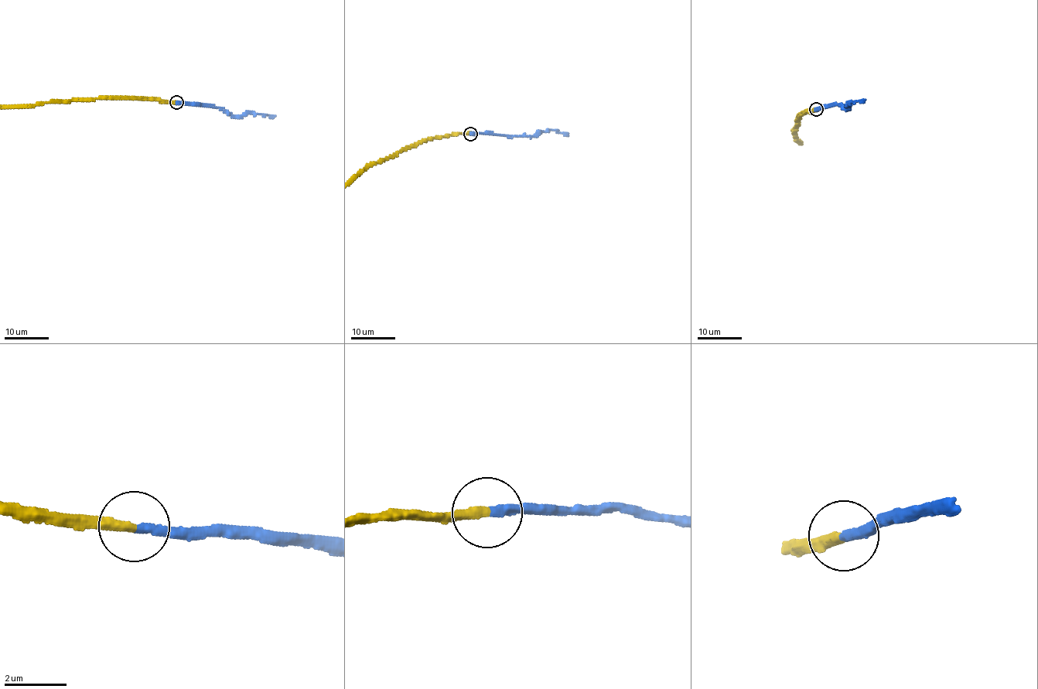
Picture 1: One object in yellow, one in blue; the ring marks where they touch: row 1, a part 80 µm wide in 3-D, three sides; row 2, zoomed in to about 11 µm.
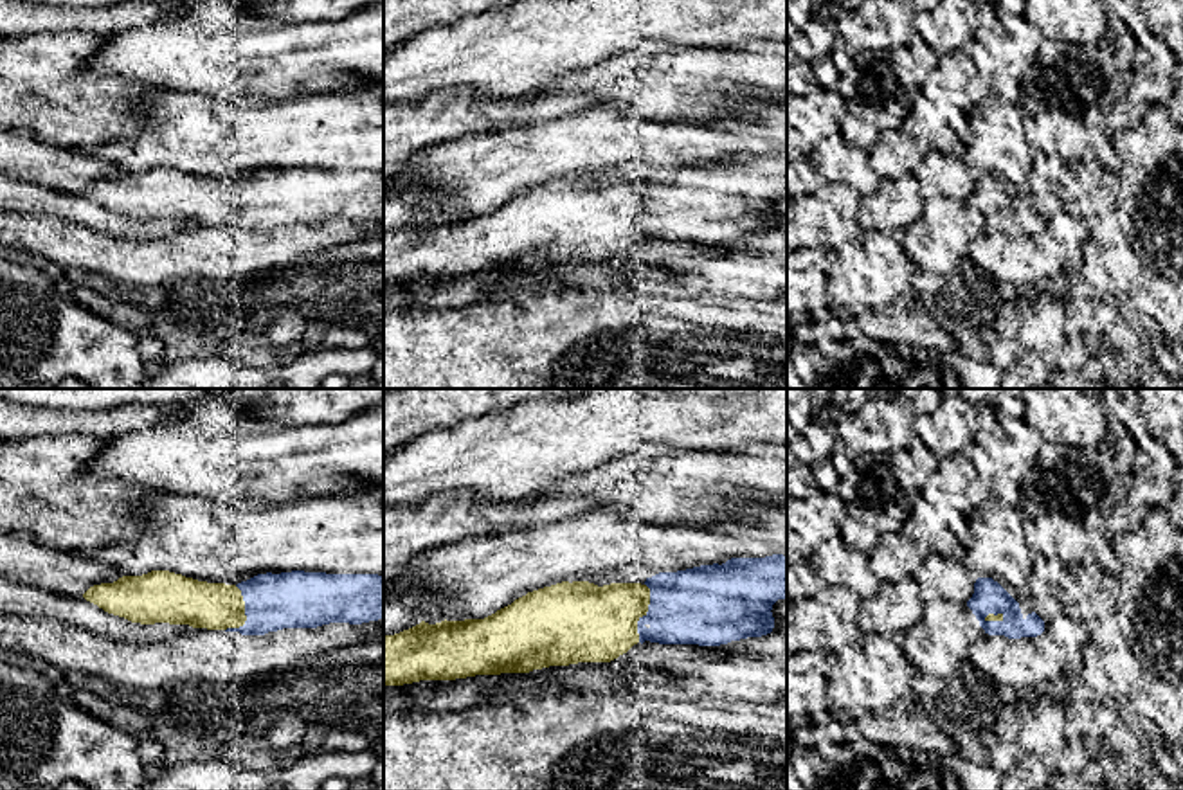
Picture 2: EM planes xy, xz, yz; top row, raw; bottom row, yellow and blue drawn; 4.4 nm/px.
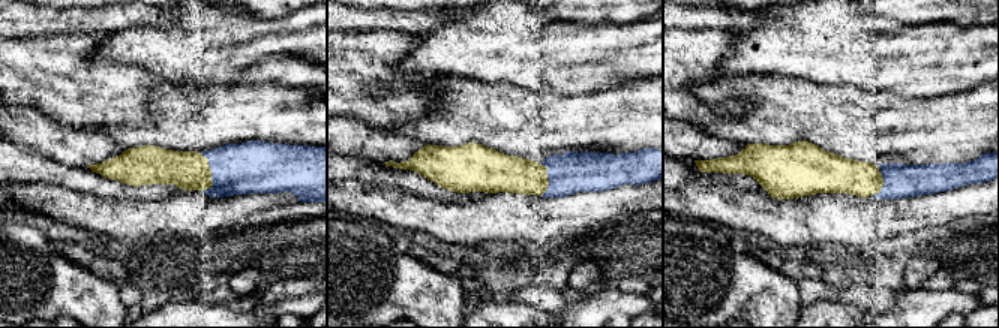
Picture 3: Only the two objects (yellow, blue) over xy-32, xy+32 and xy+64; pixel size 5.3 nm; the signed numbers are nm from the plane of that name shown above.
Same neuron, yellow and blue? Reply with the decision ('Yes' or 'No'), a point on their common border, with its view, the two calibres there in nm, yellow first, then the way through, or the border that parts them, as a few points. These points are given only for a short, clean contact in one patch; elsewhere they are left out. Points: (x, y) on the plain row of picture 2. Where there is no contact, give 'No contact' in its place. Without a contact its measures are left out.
Yes. Touches yellow at xz (647, 207). Thickness 340 nm (yellow) against 340 nm

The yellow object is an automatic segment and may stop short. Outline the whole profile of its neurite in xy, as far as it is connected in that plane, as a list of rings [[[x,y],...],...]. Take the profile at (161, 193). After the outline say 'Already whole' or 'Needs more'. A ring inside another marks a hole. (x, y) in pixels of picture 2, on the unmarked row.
[[[151,167],[94,182],[83,194],[131,220],[265,232],[283,225],[378,218],[384,214],[384,173],[292,167],[225,182]]]. Needs more

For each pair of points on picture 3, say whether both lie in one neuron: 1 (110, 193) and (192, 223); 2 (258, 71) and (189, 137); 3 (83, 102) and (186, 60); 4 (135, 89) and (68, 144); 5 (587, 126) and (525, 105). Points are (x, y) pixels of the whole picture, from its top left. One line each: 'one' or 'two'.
1: two
2: two
3: two
4: two
5: one

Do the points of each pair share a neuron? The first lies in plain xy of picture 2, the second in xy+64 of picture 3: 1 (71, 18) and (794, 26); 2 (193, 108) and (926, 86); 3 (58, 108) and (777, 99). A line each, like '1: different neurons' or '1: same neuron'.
1: different neurons
2: different neurons
3: different neurons

